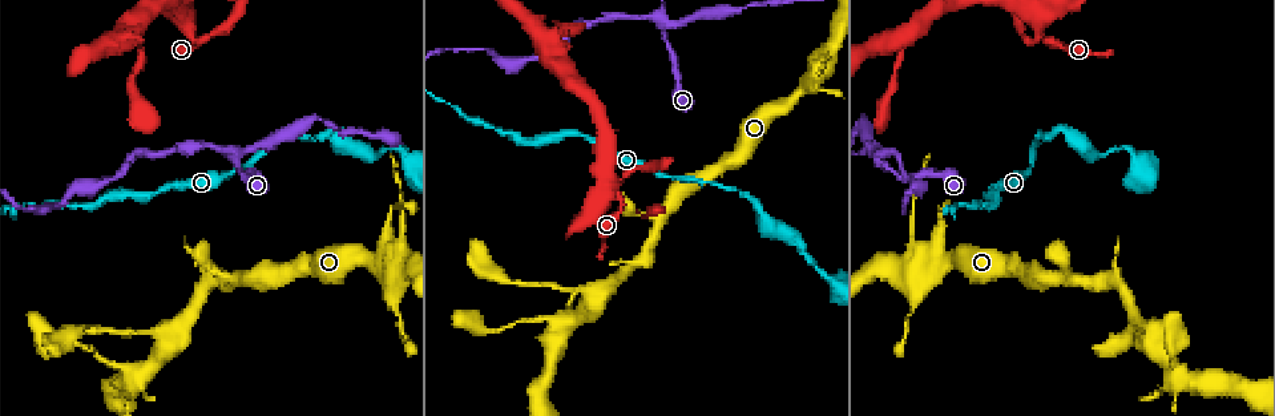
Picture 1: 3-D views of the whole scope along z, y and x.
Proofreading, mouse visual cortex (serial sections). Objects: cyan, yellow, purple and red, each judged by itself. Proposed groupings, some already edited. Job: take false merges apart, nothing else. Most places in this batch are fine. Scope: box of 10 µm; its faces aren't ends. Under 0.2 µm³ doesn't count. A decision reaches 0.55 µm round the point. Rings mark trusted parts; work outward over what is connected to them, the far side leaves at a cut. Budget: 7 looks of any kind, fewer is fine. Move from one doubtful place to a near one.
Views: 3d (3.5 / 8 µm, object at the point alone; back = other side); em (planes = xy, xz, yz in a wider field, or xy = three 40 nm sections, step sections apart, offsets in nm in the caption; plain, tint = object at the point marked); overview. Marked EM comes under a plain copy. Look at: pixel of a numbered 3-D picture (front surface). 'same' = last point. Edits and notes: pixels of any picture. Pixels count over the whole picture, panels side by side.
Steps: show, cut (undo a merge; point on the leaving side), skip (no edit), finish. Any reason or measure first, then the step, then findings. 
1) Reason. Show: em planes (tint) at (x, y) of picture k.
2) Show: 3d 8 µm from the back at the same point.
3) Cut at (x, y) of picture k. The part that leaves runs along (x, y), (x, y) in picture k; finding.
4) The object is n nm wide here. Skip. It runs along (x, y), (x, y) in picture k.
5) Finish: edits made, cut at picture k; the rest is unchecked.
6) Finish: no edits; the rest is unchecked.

Abrupt turn. Show: 3d 3.5 µm at (761, 208) of picture 1.

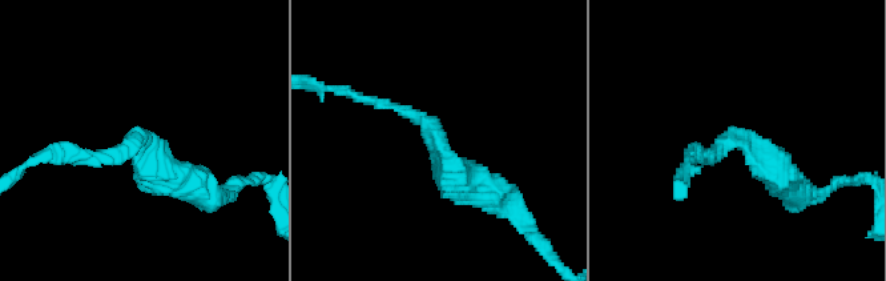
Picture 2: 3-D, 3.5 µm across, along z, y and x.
The arms are 150, 400 nm wide. Show: em xy step 3 (tint) at (739, 137) of picture 2.

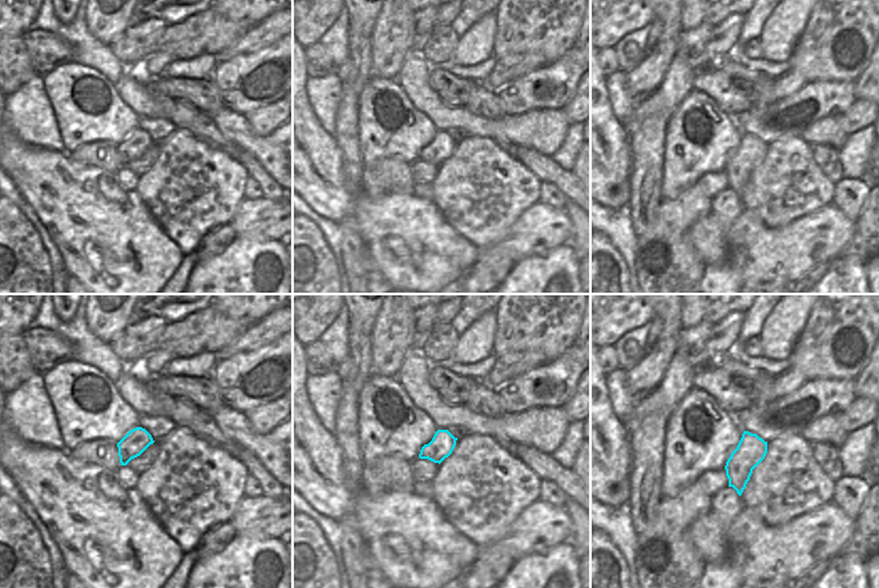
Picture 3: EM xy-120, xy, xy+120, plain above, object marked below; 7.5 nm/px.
The object is 180 nm wide here. Skip. It runs along (367, 100), (421, 120), (486, 189) in picture 2; one cell here.

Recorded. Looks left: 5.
Abrupt turn. Show: 3d 3.5 µm at (1030, 46) of picture 1.

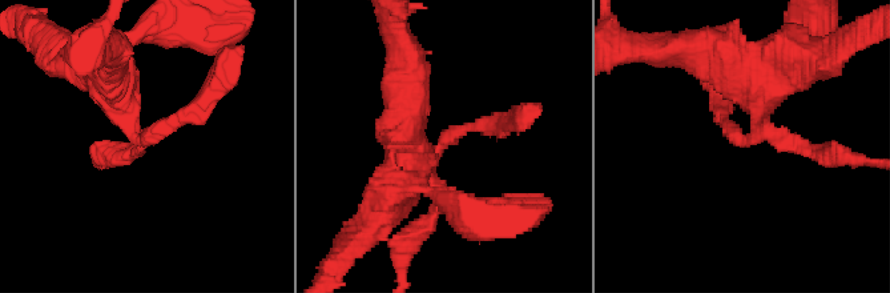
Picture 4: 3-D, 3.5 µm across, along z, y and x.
Shape alone is not enough. Show: em planes (tint) at (743, 140) of picture 4.

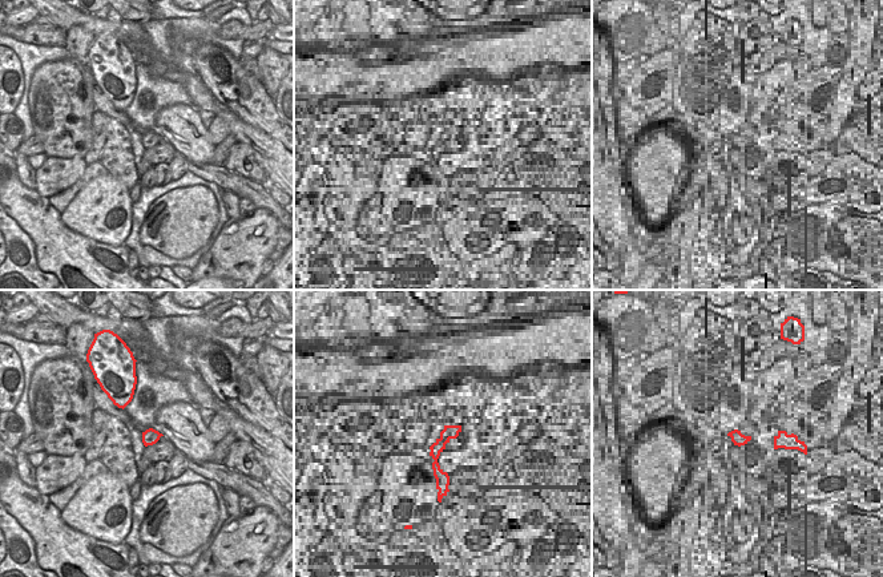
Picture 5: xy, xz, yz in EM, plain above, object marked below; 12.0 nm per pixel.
The object is 200 nm wide here. Skip. It runs along (816, 153), (765, 133), (741, 141), (717, 96) in picture 4; continuous, no second cell.

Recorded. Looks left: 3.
Three-way junction. Show: 3d 8 µm at (550, 317) of picture 1.

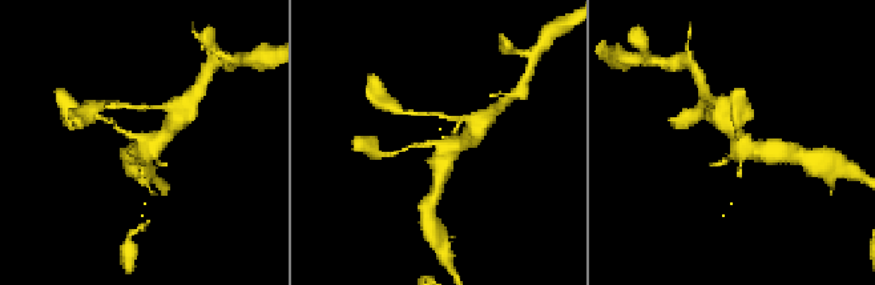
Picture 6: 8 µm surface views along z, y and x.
Show: 3d 3.5 µm at the same point.

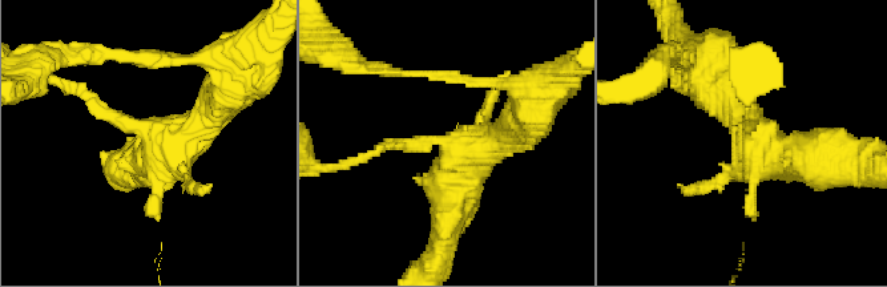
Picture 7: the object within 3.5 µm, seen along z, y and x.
Skip. It runs along (529, 117), (464, 150), (443, 233) in picture 7; continuous, no second cell.

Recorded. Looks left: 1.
Finish: no edits; the rest is unchecked.

